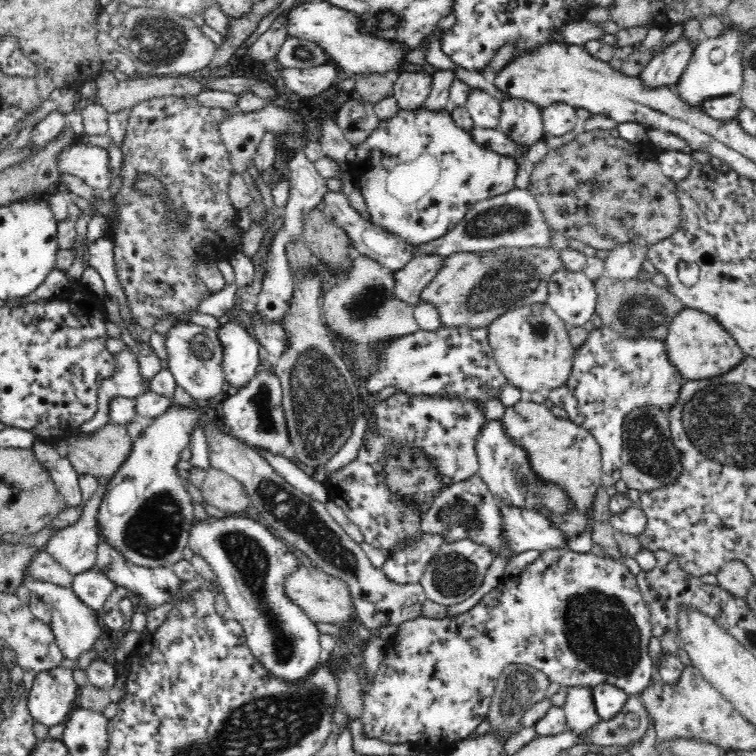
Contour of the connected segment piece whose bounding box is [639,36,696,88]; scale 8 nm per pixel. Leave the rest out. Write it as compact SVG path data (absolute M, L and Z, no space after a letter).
M681 36L677 42L658 52L639 74L644 86L674 86L680 80L695 46Z

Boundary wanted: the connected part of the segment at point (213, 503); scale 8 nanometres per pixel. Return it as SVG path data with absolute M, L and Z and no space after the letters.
M208 468L201 486L201 495L209 509L218 514L235 515L250 506L244 485L227 472Z

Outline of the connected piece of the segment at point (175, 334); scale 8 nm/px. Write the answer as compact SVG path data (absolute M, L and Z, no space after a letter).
M181 323L170 328L165 338L168 370L178 386L196 401L208 401L221 394L226 375L222 369L223 349L218 330L203 328L202 324Z

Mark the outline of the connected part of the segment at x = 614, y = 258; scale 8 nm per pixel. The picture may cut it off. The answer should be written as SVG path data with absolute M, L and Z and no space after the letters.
M626 243L607 251L605 274L619 281L634 279L647 258L647 249L639 243Z

